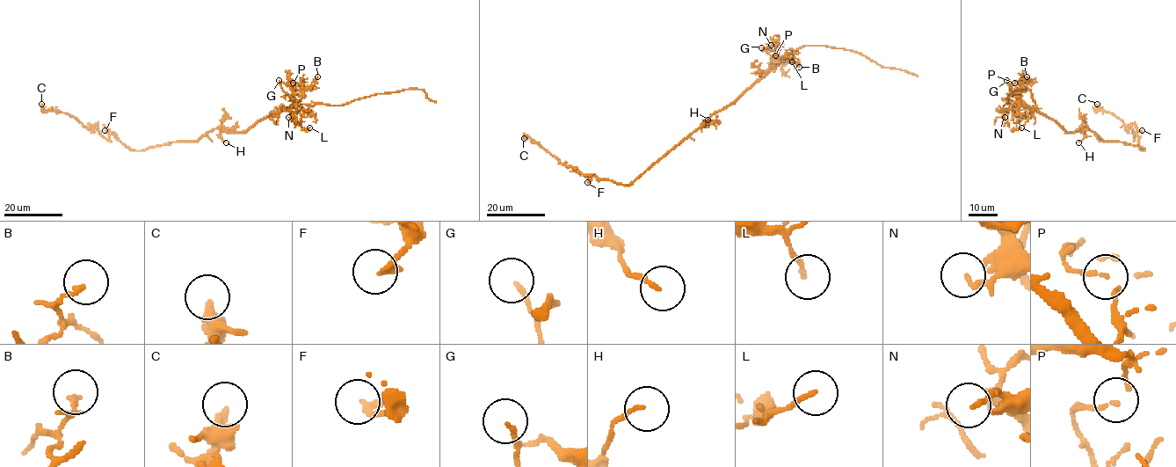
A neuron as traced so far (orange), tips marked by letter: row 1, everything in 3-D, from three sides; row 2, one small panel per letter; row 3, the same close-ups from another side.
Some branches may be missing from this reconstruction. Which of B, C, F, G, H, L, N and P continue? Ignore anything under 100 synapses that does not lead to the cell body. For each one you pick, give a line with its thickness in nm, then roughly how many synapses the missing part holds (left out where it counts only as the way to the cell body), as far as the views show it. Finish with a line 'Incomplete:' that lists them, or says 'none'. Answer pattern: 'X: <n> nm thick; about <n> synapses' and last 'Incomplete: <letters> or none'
Incomplete: none

